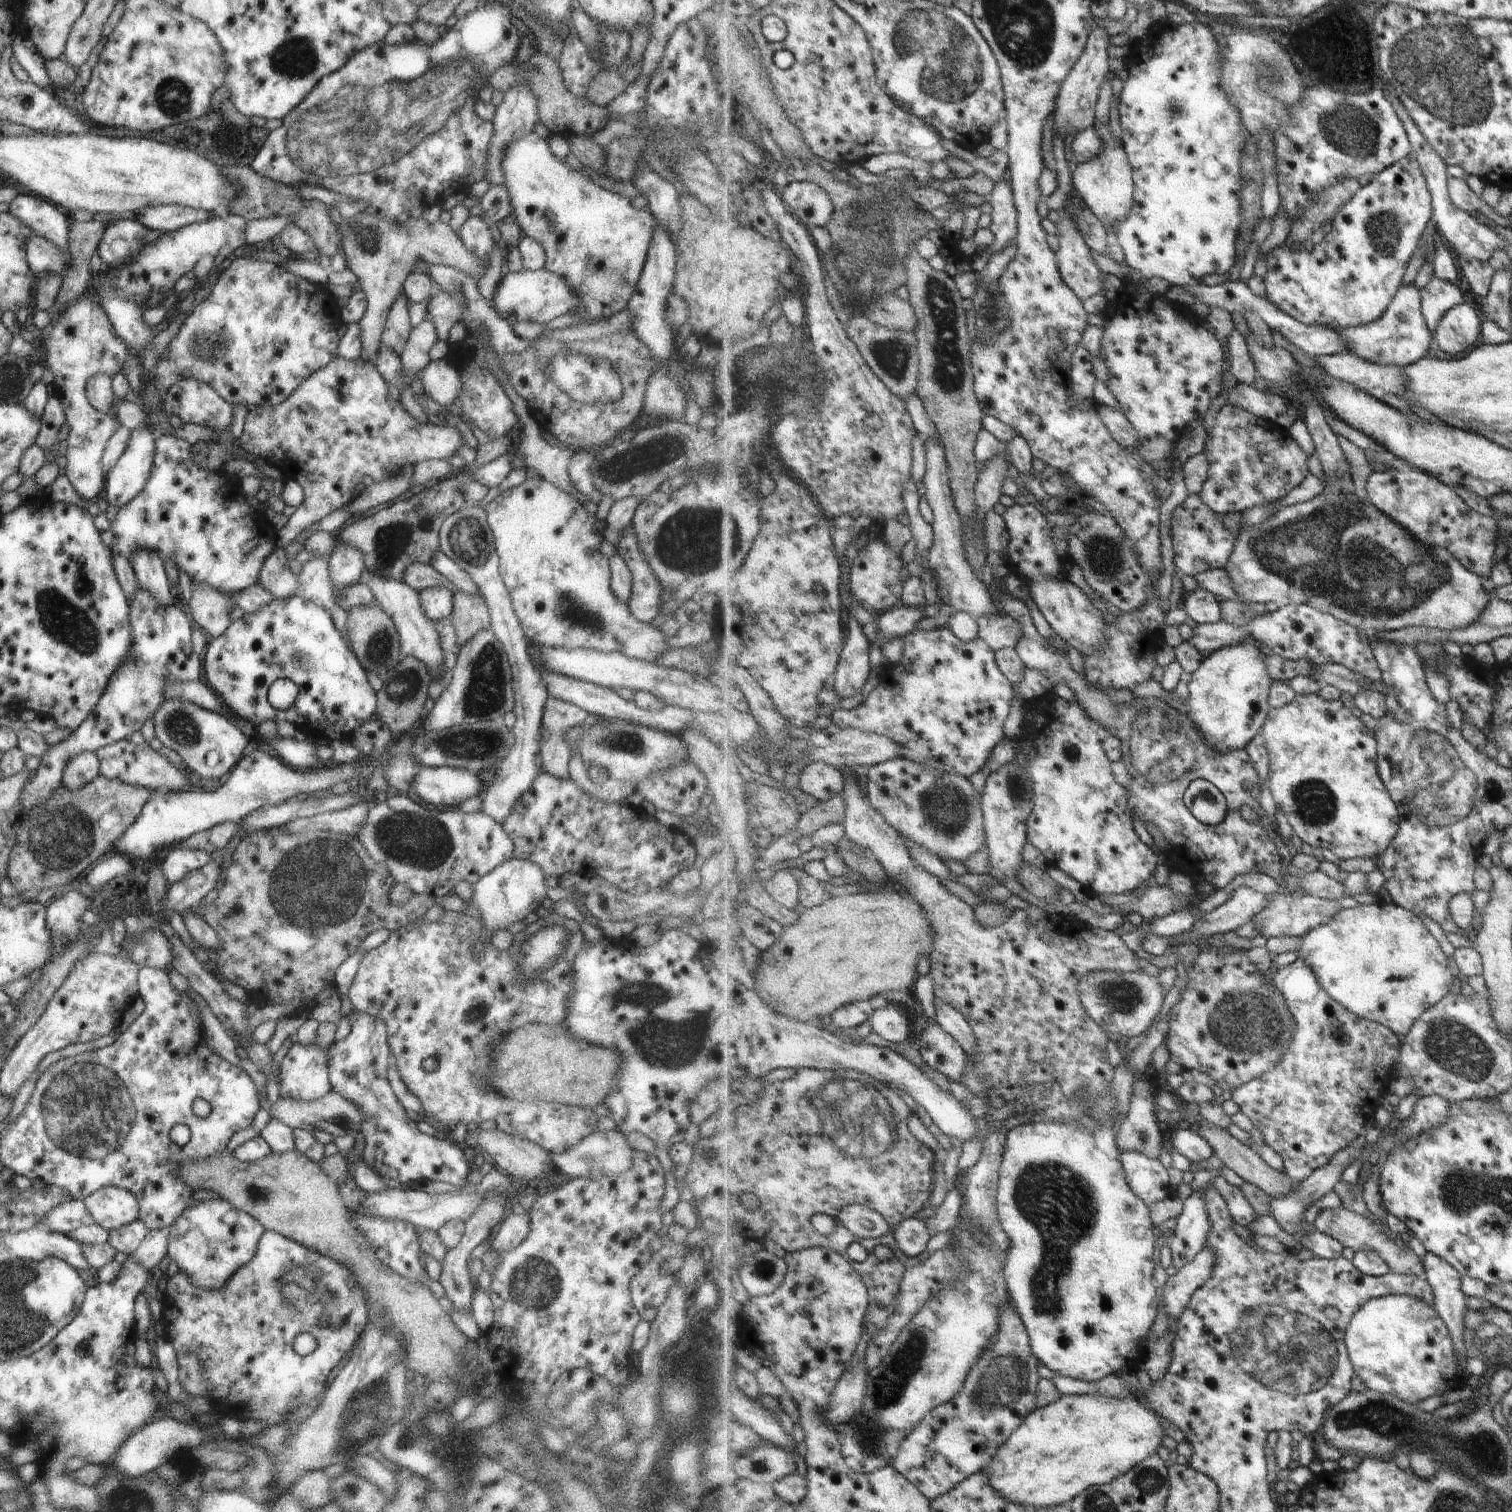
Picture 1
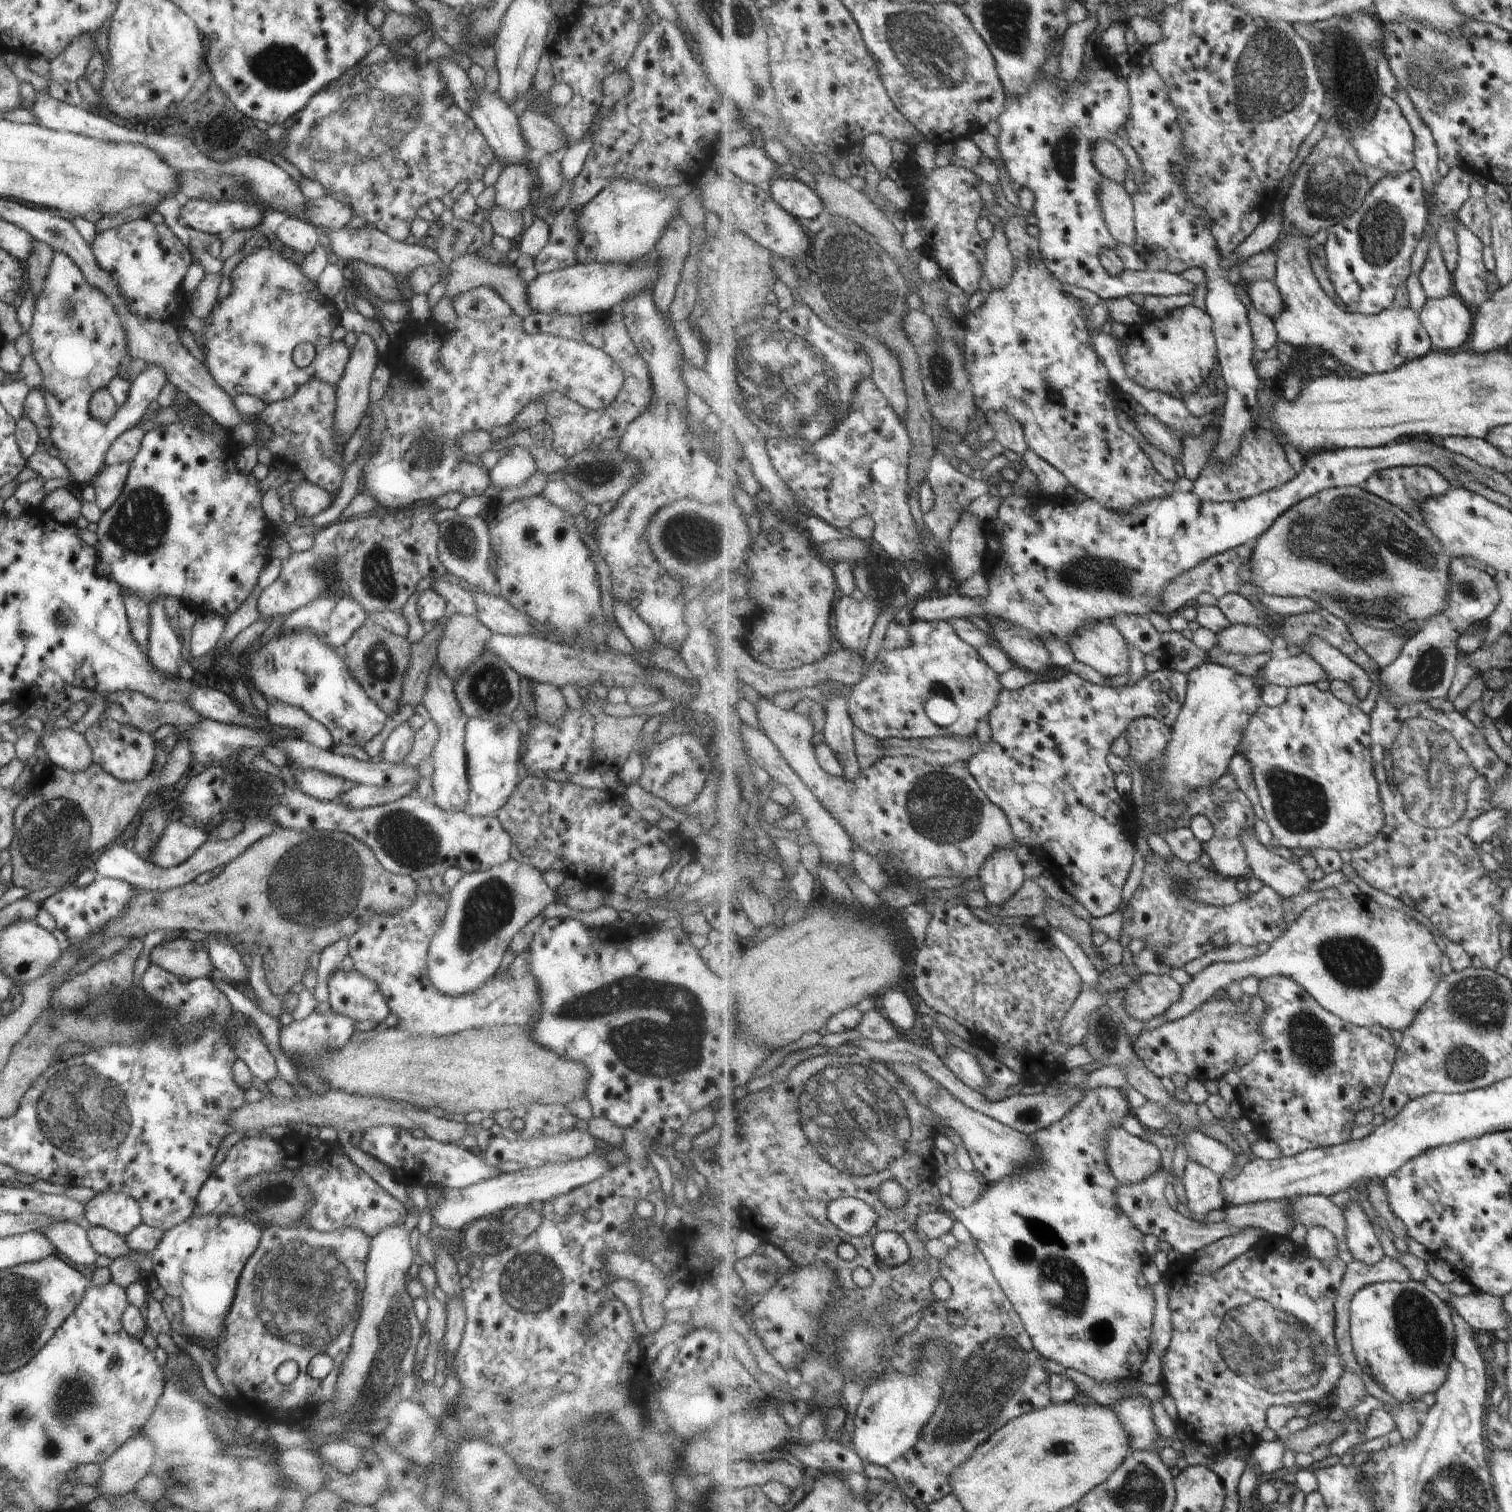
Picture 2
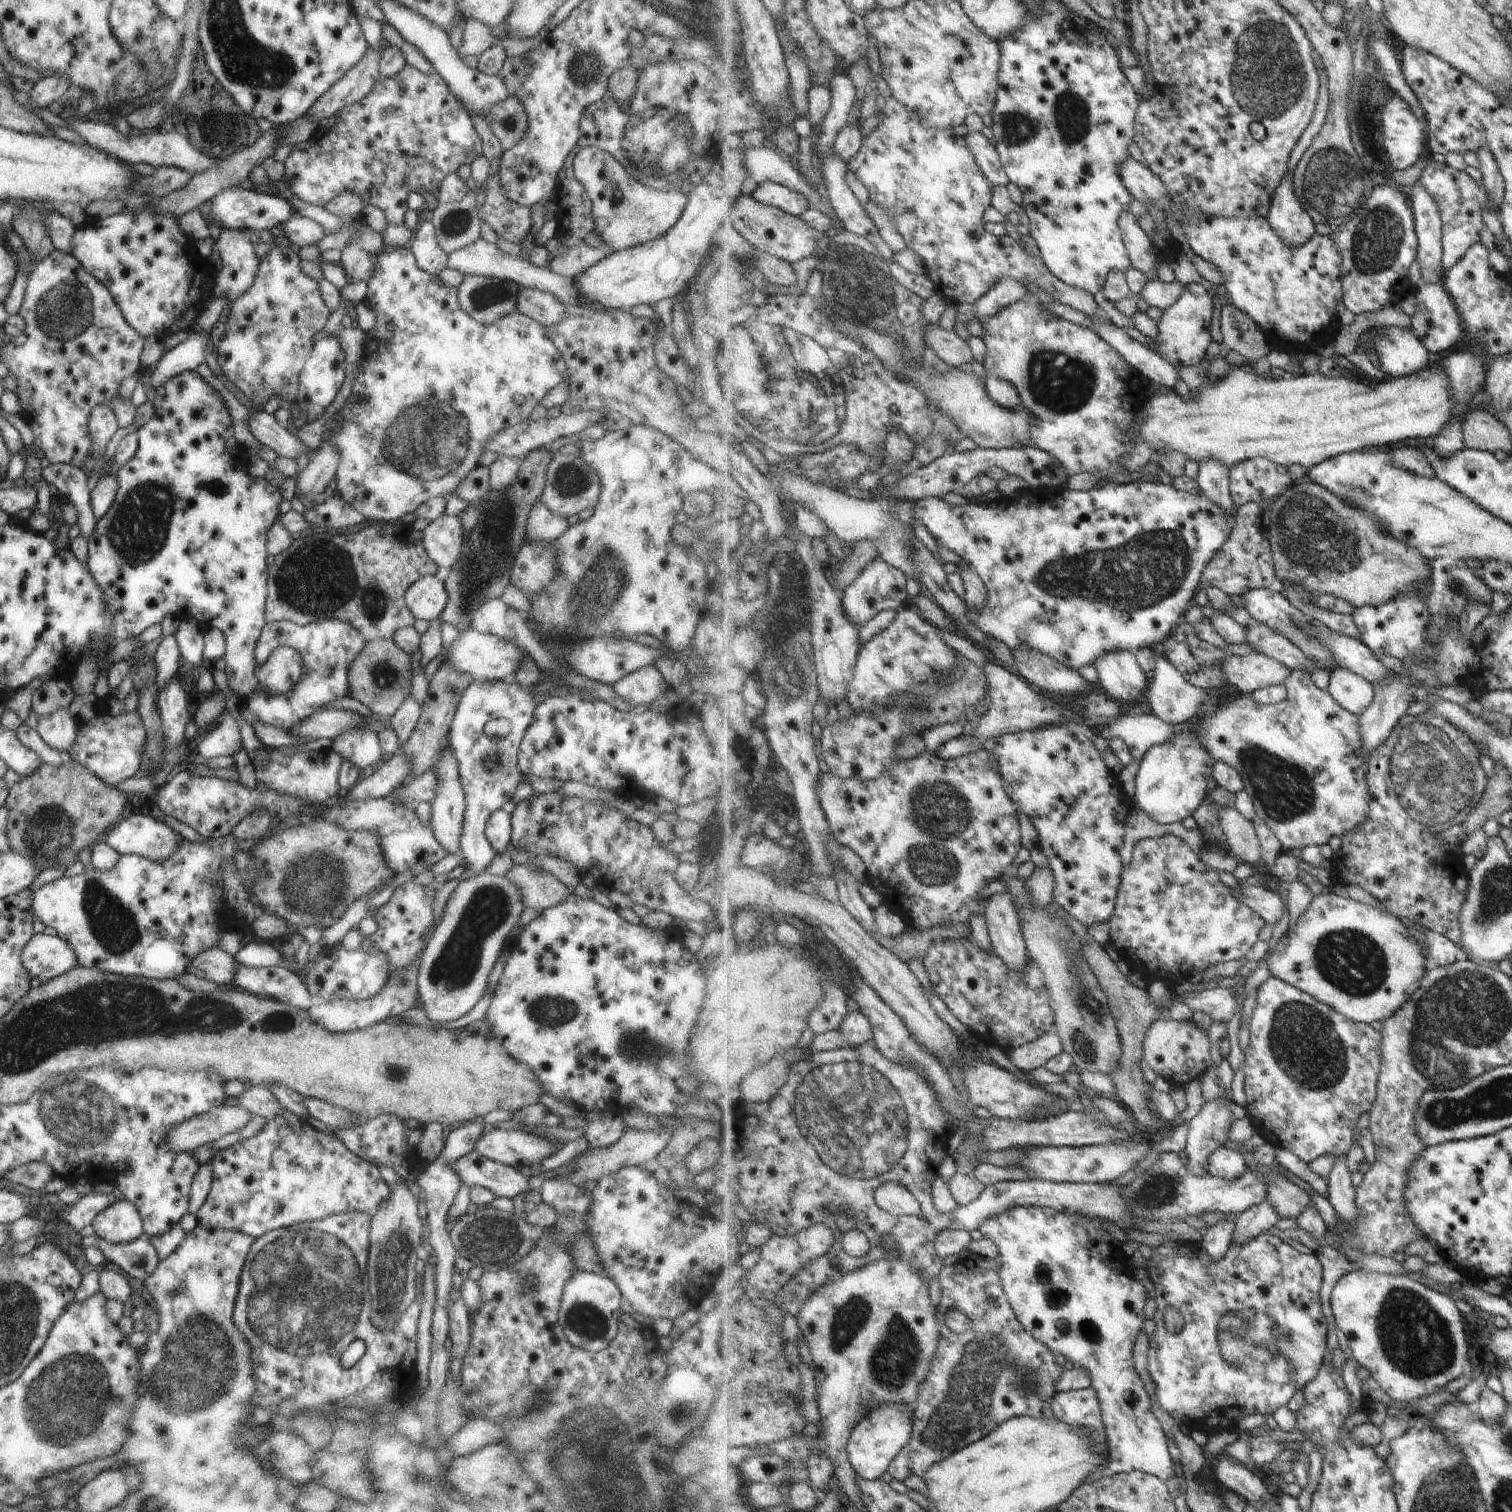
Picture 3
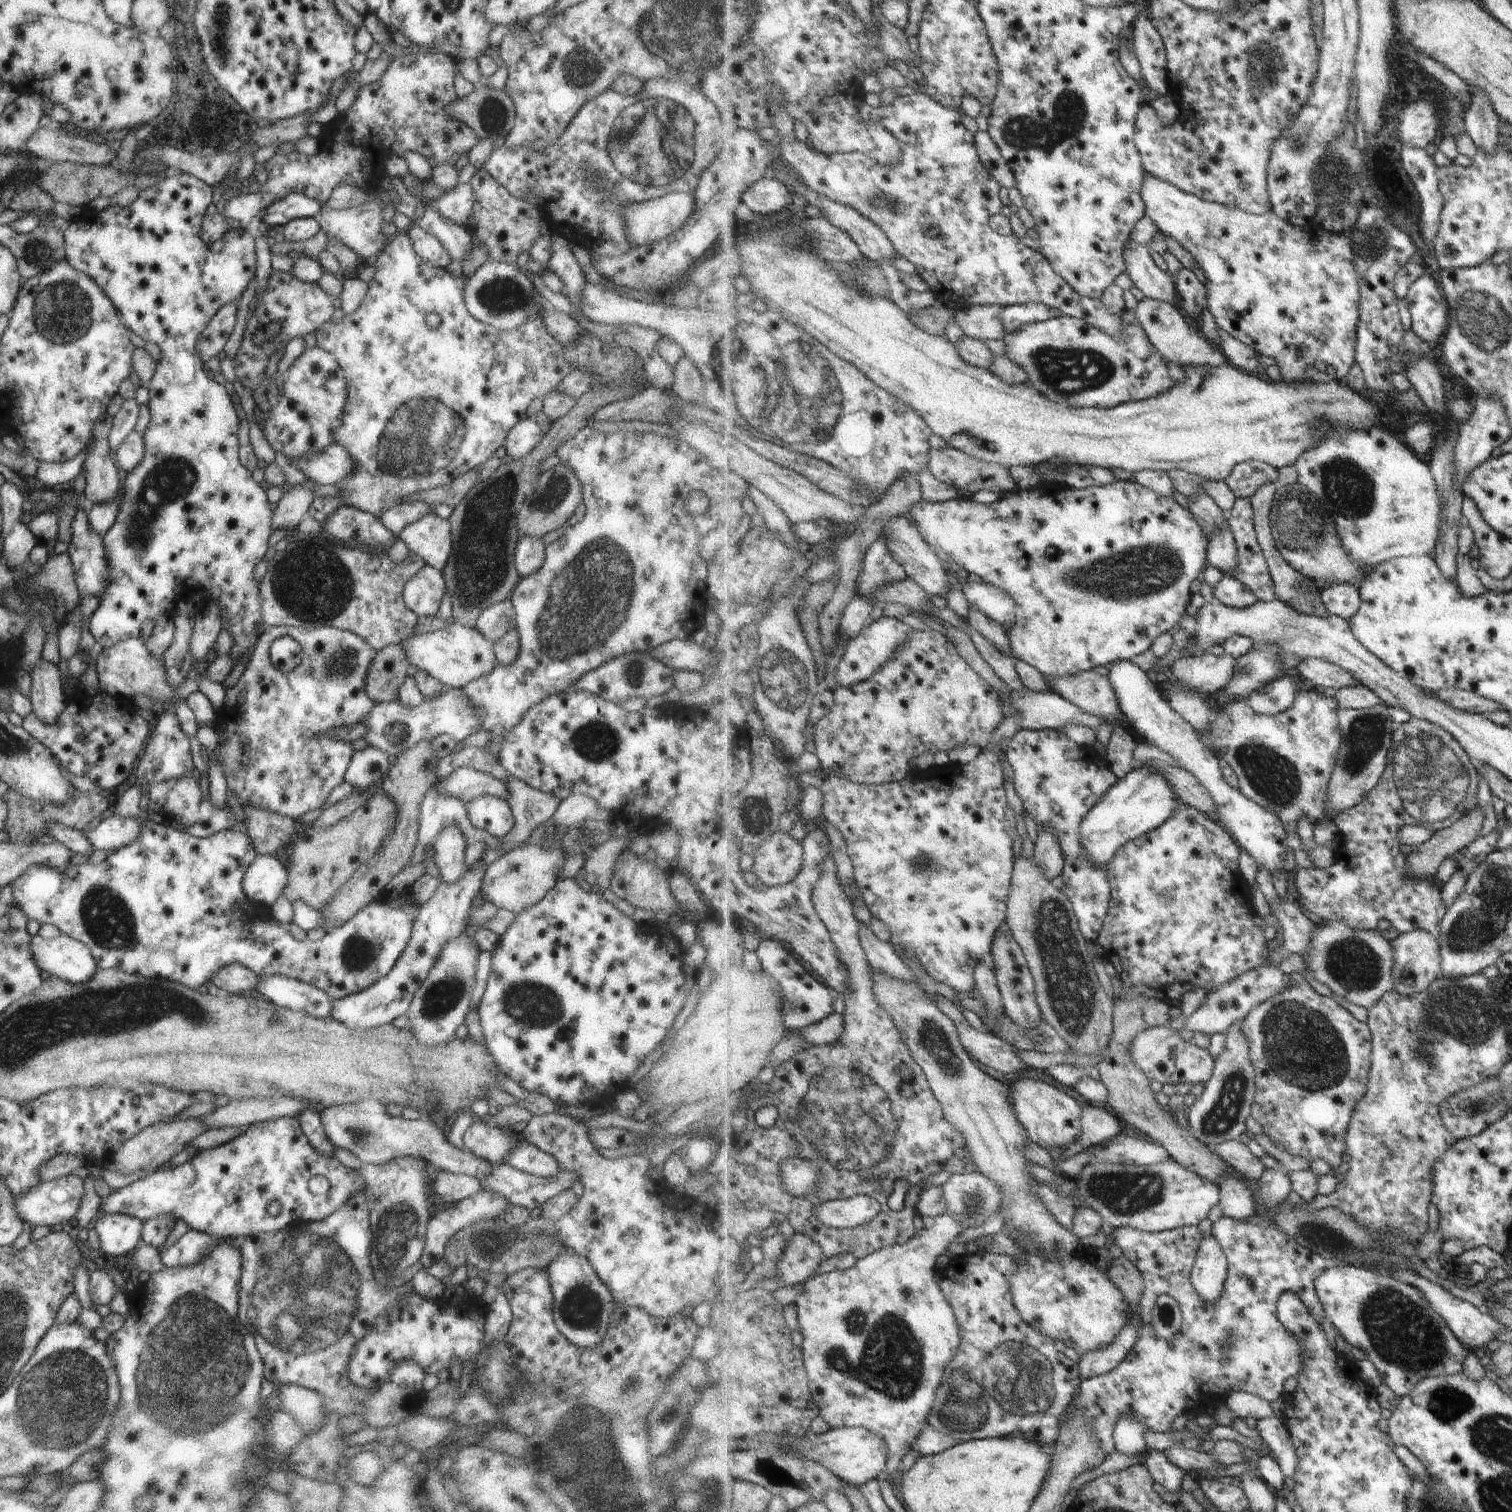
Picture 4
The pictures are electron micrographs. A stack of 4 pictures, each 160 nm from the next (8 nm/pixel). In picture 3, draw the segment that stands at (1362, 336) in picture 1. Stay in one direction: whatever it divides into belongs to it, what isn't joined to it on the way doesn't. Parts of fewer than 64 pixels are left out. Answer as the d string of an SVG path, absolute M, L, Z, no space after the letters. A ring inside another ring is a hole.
M1293 171L1281 179L1280 188L1274 194L1267 219L1288 247L1305 246L1316 236L1317 219L1299 202L1294 191ZM1385 327L1382 335L1366 338L1364 351L1375 350L1380 370L1388 377L1400 377L1428 367L1430 351L1418 339L1413 328Z

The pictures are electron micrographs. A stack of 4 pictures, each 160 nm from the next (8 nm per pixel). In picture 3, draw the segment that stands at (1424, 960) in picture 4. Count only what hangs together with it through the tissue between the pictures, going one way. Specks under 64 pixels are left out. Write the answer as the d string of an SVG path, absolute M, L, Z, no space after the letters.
M1437 931L1425 932L1424 935L1427 942L1425 942L1426 950L1423 949L1423 954L1427 954L1425 956L1427 968L1451 966L1461 959L1462 954L1457 943L1447 936Z

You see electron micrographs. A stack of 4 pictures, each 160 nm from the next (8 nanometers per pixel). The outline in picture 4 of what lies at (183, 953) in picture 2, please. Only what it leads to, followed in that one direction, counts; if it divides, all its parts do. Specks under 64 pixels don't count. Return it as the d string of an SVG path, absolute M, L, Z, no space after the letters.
M227 964L209 978L210 982L228 994L256 995L255 986L259 982L259 976L241 964Z

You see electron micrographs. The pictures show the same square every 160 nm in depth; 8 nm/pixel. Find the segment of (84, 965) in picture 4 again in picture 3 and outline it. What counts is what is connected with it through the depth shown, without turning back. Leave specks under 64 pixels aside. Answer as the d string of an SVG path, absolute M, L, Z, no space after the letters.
M33 934L23 946L20 964L33 982L46 982L78 965L69 945L57 936Z

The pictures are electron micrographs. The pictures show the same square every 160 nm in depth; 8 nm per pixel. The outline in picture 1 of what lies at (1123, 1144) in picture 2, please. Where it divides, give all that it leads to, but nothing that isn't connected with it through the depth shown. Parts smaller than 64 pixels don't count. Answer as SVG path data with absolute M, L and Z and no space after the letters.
M1123 1153L1121 1155L1129 1186L1149 1205L1165 1200L1172 1194L1169 1185L1169 1170L1159 1159L1144 1154Z

